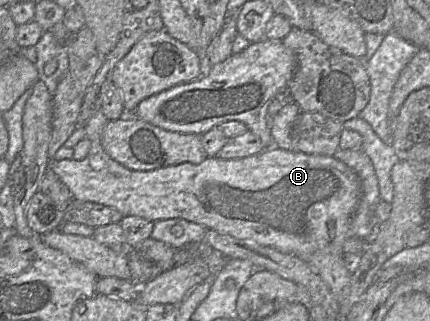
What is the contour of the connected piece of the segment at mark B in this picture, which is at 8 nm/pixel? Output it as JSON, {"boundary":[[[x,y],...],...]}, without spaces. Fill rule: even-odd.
{"boundary":[[[99,110],[86,123],[85,138],[91,141],[91,147],[83,160],[51,161],[52,170],[69,188],[74,199],[109,206],[124,216],[136,216],[152,222],[174,218],[186,219],[220,234],[272,247],[305,261],[322,277],[338,303],[339,300],[348,297],[351,273],[344,264],[343,245],[350,237],[350,220],[362,193],[360,178],[352,168],[333,156],[306,154],[273,145],[245,158],[207,157],[200,164],[186,162],[155,170],[130,170],[113,160],[103,149],[101,137],[108,121],[102,110]]]}

